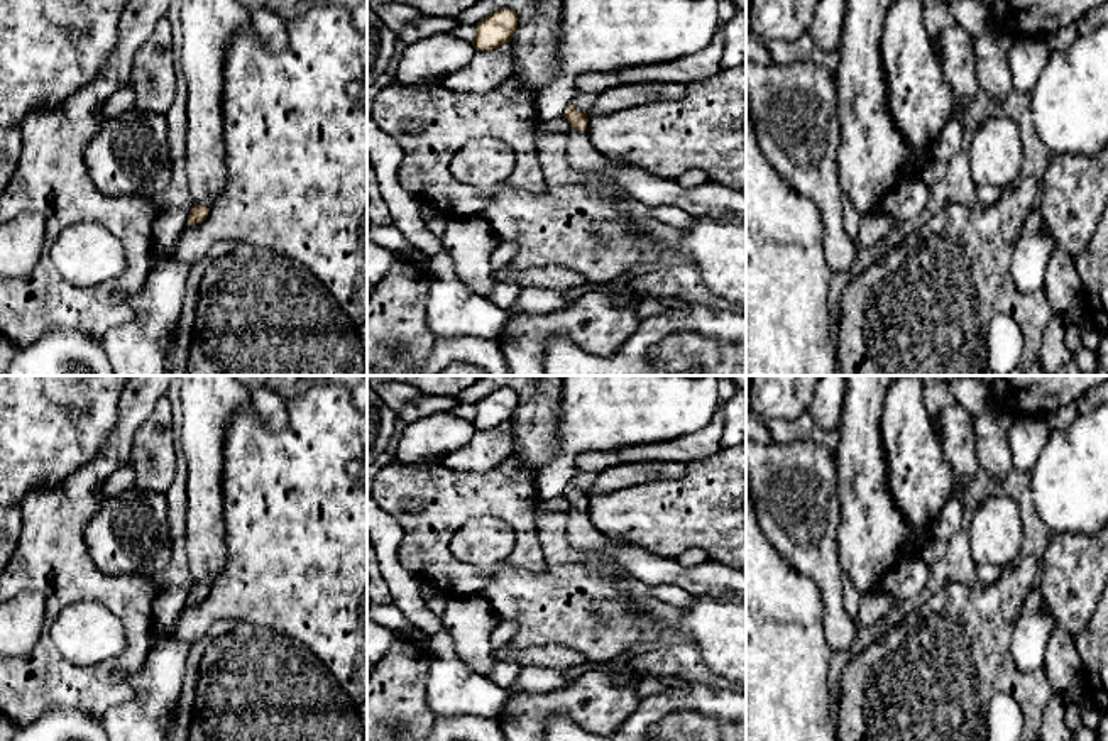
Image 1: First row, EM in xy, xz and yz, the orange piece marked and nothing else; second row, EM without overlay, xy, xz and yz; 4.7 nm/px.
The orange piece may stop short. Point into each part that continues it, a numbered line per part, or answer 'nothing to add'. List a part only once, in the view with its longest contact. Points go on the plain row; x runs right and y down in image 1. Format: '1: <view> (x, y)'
1: xz (711, 579)

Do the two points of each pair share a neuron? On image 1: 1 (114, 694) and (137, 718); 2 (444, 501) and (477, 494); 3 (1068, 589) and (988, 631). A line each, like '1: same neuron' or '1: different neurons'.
1: different neurons
2: same neuron
3: different neurons

